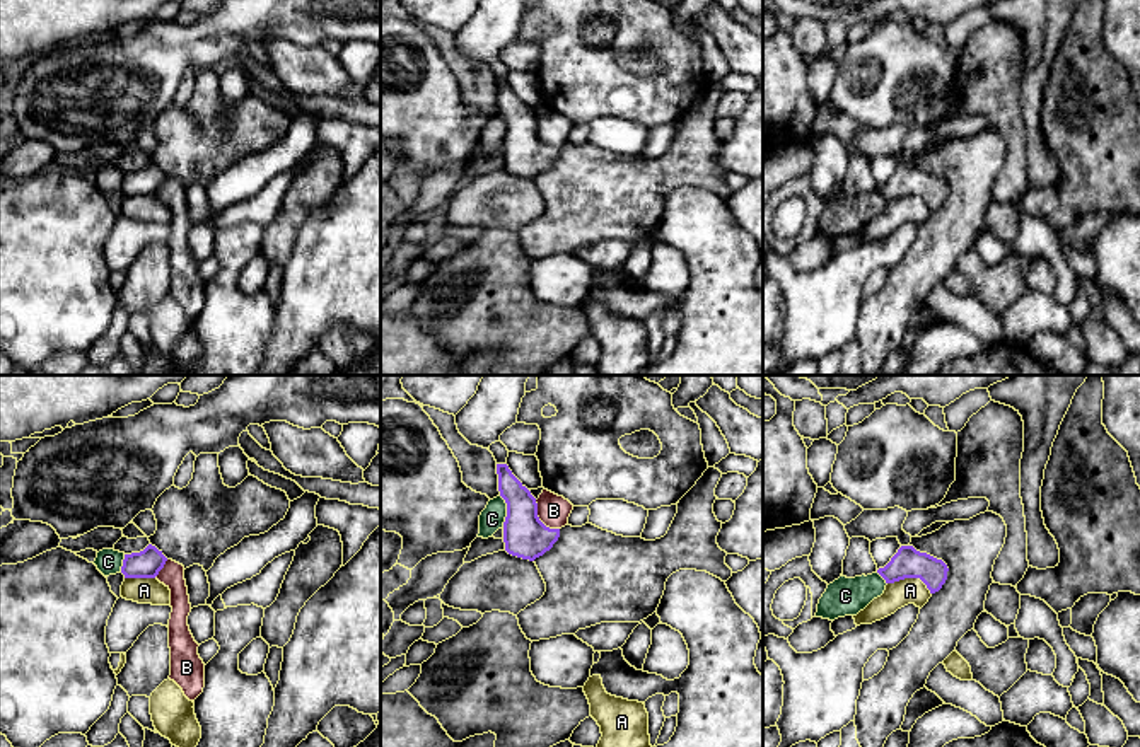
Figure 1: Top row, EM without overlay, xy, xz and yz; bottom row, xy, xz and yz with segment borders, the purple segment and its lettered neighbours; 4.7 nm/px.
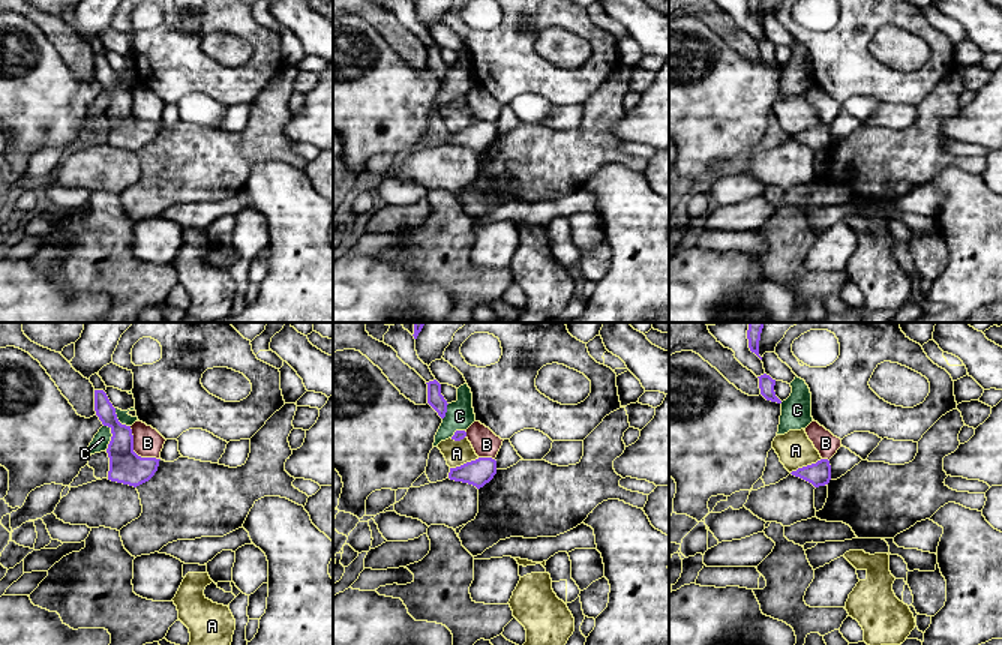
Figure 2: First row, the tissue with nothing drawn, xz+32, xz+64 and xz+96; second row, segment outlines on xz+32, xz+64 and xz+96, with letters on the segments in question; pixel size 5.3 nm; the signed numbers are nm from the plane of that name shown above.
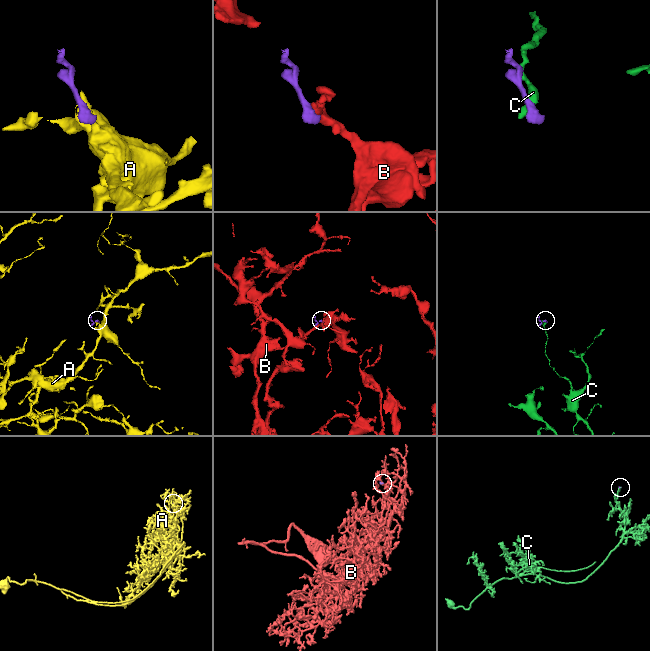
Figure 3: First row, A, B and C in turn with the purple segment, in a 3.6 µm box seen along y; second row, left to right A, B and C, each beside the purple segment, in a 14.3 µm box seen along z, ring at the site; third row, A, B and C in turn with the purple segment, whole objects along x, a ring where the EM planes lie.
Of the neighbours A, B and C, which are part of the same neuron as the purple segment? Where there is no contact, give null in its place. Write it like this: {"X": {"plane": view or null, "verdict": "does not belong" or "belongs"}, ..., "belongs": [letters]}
{"A": {"plane": "yz", "verdict": "does not belong"}, "B": {"plane": "xz", "verdict": "does not belong"}, "C": {"plane": "xz", "verdict": "does not belong"}, "belongs": []}

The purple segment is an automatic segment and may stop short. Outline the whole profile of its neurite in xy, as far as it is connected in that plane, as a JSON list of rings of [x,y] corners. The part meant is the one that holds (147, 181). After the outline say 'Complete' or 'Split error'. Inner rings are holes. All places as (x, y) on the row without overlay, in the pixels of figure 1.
[[[148,162],[140,171],[125,172],[121,191],[125,196],[155,196],[166,179],[162,169]]]. Complete

